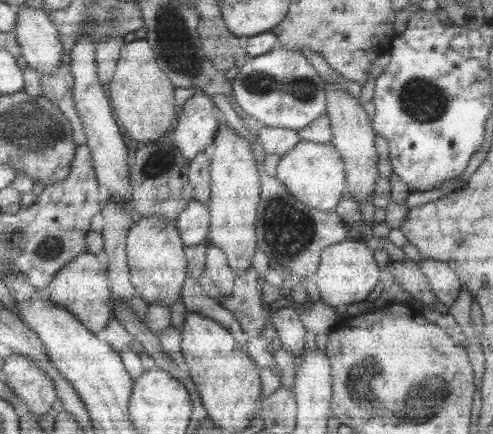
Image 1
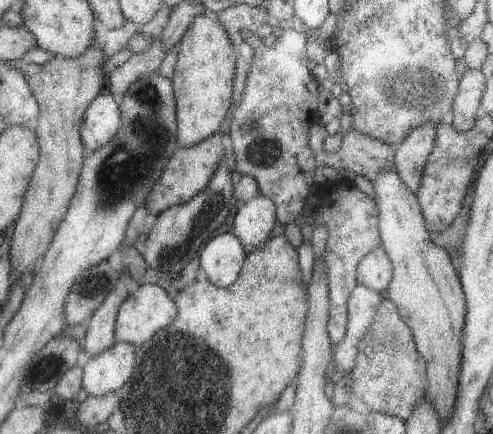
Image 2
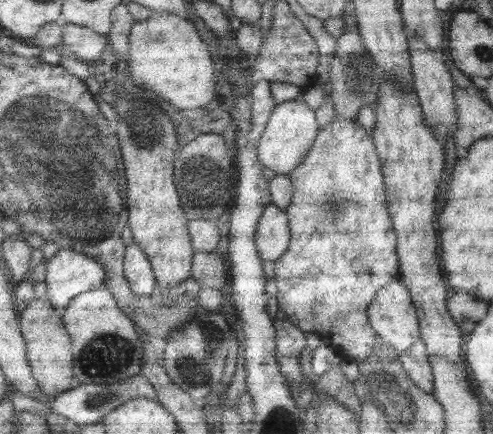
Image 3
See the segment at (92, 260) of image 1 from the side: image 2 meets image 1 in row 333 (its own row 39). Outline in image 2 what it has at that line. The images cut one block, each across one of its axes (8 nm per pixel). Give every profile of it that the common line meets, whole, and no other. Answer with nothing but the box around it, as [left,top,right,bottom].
[9,24,107,280]

